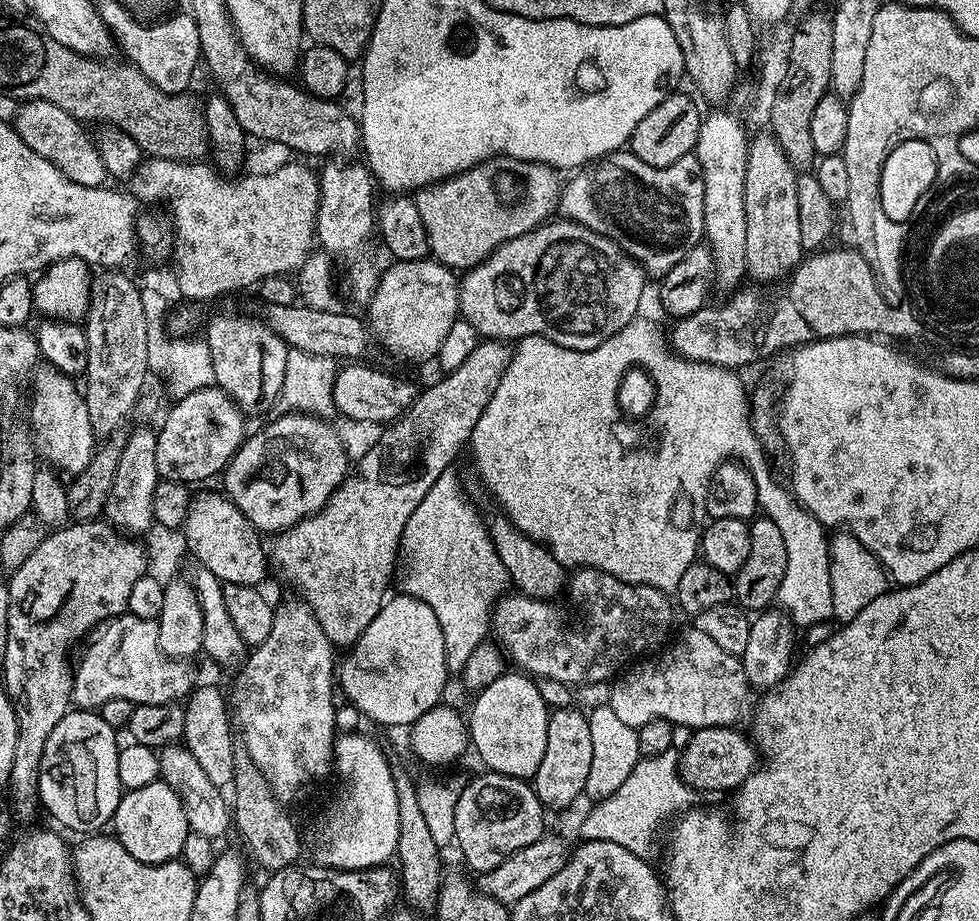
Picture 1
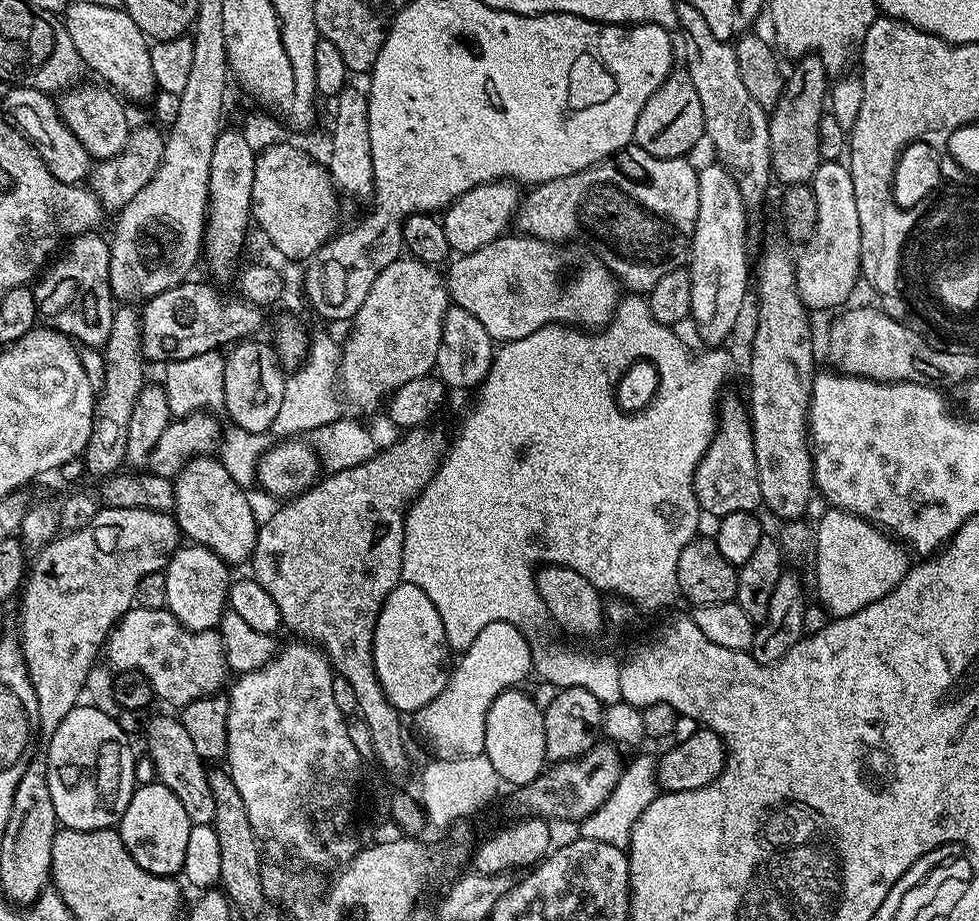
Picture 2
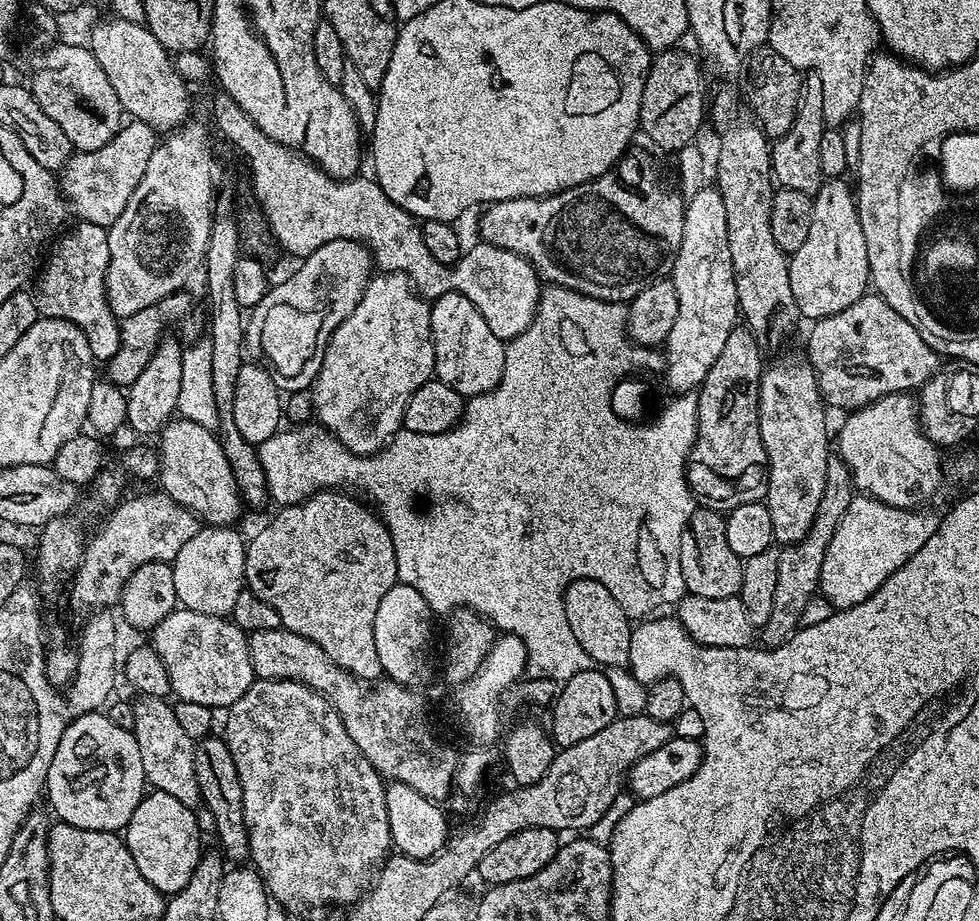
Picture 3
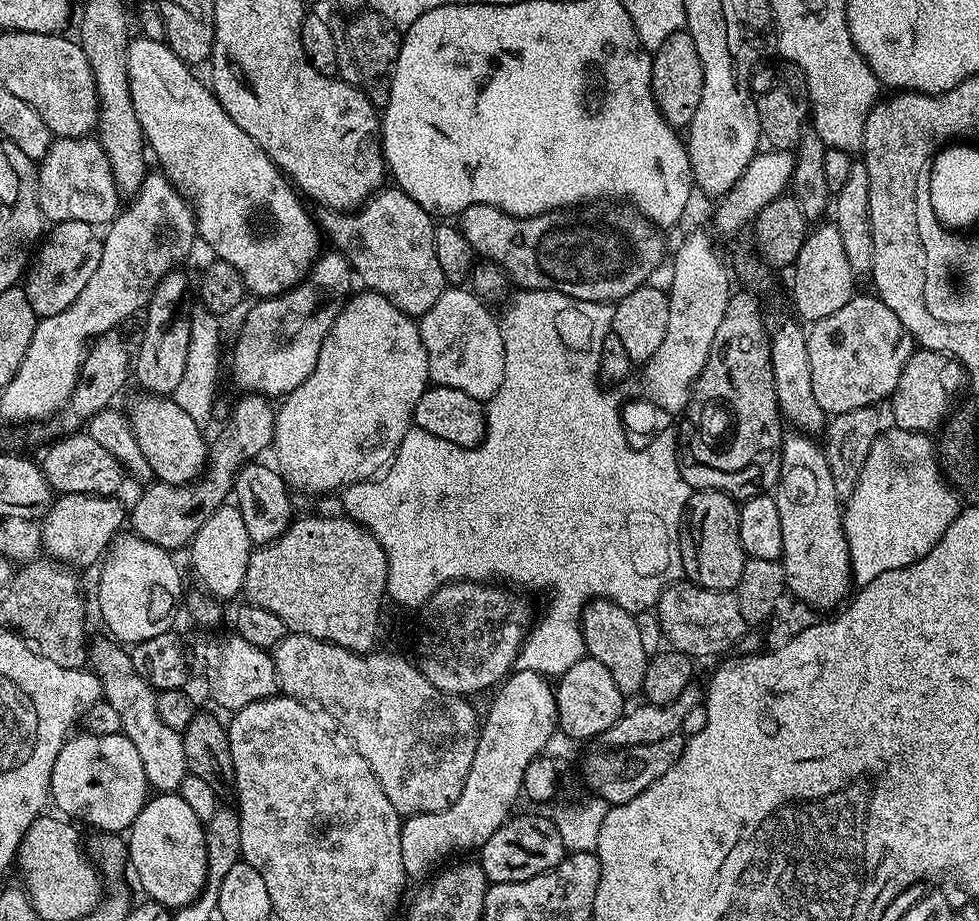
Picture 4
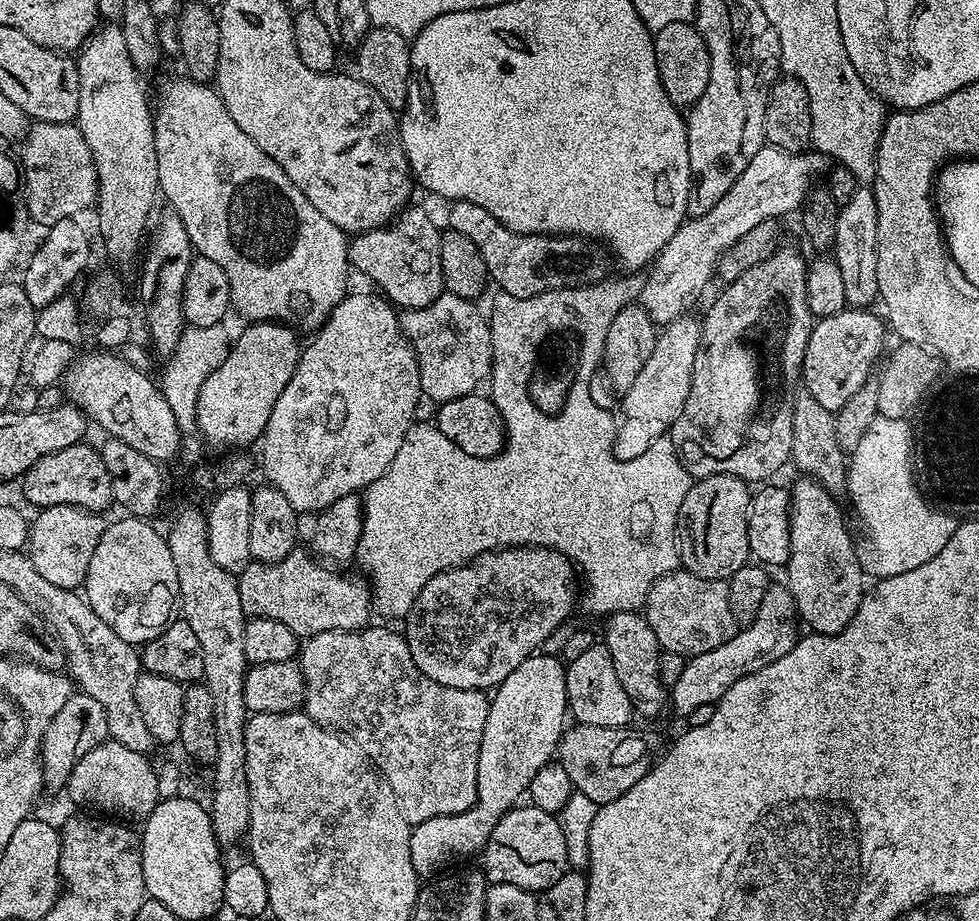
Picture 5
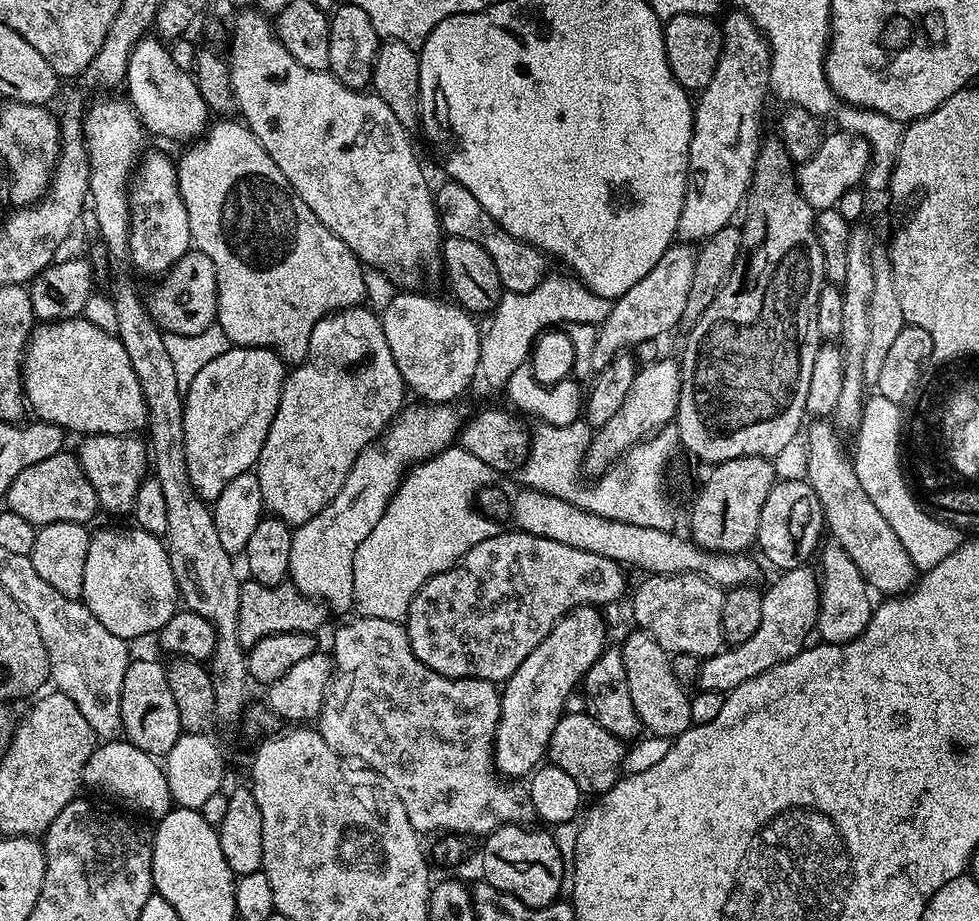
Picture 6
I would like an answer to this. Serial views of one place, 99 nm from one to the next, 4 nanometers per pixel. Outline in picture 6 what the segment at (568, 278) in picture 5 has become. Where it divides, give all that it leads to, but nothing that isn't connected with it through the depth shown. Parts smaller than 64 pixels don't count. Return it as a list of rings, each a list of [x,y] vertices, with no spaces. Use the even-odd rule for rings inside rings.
[[[448,178],[445,184],[435,189],[434,199],[436,202],[436,213],[440,219],[441,229],[447,235],[458,238],[470,238],[470,242],[478,242],[486,254],[492,256],[494,270],[498,270],[501,289],[510,292],[529,292],[538,282],[542,282],[545,276],[549,275],[549,257],[532,244],[527,244],[525,240],[514,238],[505,228],[500,227],[486,214],[482,202],[466,190],[458,181]]]

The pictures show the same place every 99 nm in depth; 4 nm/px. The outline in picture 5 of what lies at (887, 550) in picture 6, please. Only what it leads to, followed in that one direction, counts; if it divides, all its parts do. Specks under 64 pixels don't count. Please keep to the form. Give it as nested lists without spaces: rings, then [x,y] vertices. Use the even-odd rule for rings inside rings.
[[[800,390],[792,397],[792,454],[791,463],[805,477],[817,480],[828,493],[845,491],[848,483],[848,460],[838,446],[836,417],[812,397],[808,391]]]

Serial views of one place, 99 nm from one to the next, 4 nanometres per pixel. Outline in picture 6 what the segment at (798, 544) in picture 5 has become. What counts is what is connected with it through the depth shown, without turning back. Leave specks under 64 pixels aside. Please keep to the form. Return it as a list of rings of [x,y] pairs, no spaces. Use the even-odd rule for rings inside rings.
[[[825,543],[819,549],[818,560],[819,556],[820,609],[816,612],[816,629],[822,634],[824,643],[845,644],[858,638],[862,630],[866,630],[874,611],[874,600],[871,600],[873,597],[870,595],[870,589],[864,583],[858,566],[850,562],[850,554],[846,554],[846,550],[842,550],[839,544]]]

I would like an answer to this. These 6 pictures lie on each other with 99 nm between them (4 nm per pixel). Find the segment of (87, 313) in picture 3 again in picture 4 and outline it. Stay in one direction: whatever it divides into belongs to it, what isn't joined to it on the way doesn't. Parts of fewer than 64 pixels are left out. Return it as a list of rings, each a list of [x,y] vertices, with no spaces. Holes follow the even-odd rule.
[[[67,220],[55,223],[45,235],[24,278],[28,302],[39,319],[52,317],[68,309],[94,276],[101,262],[103,244],[101,235],[96,232],[97,229],[91,224]]]

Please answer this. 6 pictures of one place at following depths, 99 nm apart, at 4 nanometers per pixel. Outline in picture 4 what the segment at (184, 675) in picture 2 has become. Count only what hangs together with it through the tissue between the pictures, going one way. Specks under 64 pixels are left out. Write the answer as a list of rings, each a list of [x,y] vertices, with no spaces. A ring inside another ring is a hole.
[[[229,634],[220,645],[208,644],[204,648],[204,672],[208,675],[208,688],[212,691],[212,696],[216,699],[216,704],[220,708],[228,708],[229,713],[238,711],[242,706],[250,706],[259,700],[265,700],[277,695],[278,681],[276,679],[276,667],[272,661],[271,651],[250,646],[246,638]]]

